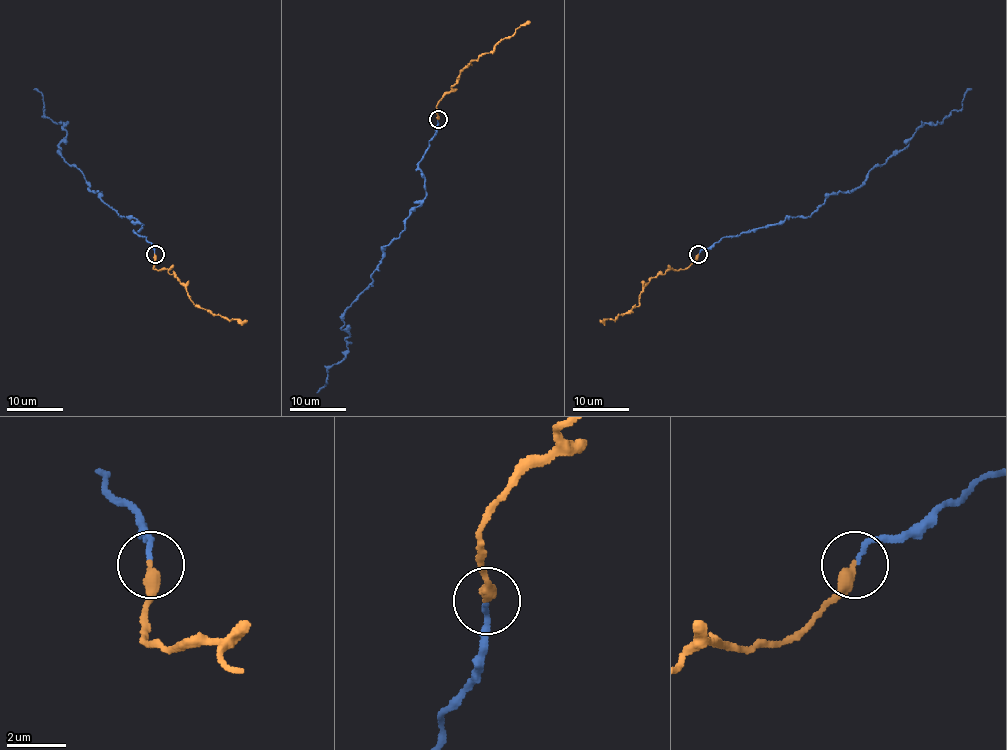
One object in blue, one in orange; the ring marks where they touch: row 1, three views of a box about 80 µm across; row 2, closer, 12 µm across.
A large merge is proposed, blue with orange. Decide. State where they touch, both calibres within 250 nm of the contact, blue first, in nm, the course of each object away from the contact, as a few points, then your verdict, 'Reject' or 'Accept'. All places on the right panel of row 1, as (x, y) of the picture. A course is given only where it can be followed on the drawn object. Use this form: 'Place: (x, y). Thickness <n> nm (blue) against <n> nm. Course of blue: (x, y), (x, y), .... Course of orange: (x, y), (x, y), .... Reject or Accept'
Place: (698, 254). Thickness 150 nm (blue) against 400 nm. Course of blue: (699, 254), (723, 237), (809, 216), (826, 198), (850, 192), (909, 145), (919, 127), (958, 111), (971, 88). Course of orange: (699, 254), (687, 267), (669, 269), (663, 274), (656, 274), (643, 288), (637, 306), (613, 320), (599, 320). Accept

